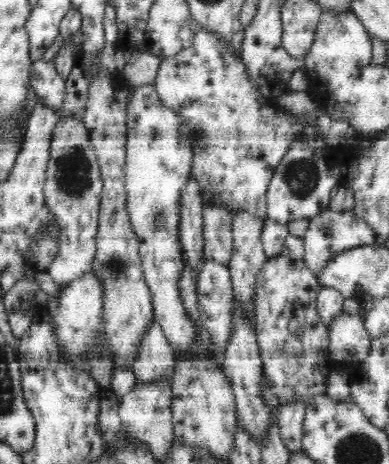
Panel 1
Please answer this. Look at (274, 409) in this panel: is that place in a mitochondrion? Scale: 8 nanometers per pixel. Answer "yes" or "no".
no

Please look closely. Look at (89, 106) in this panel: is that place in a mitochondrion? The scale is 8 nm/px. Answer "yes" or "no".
no

